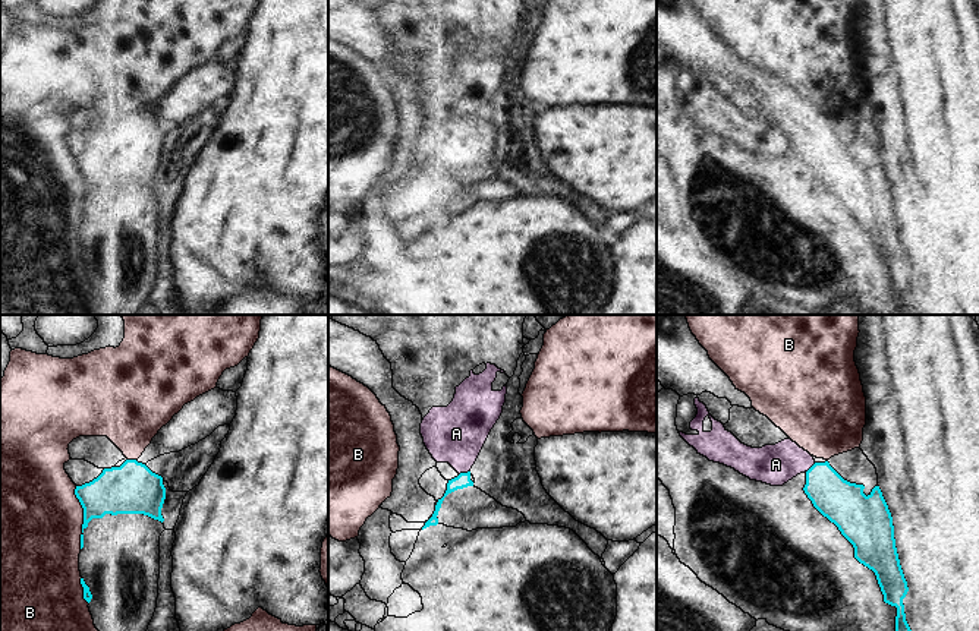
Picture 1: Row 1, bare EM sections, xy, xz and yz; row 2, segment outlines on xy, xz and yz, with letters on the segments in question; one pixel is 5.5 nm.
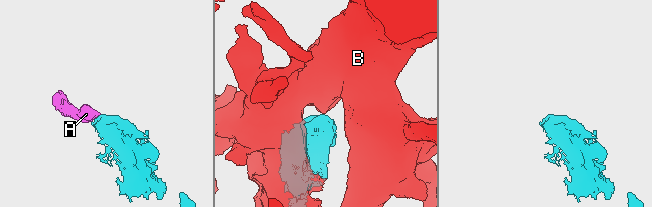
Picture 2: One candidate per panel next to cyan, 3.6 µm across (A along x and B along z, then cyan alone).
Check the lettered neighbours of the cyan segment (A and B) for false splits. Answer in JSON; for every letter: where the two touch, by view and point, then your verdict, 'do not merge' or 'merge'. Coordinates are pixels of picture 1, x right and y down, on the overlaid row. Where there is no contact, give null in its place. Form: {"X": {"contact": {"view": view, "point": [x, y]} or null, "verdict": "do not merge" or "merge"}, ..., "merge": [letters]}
{"A": {"contact": {"view": "xz", "point": [463, 473]}, "verdict": "merge"}, "B": {"contact": {"view": "xy", "point": [84, 517]}, "verdict": "do not merge"}, "merge": ["A"]}

